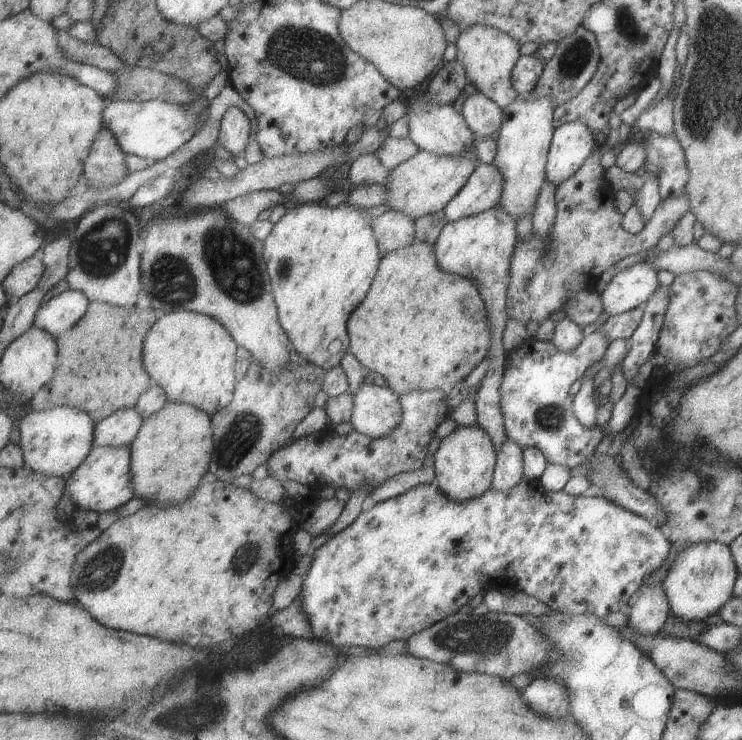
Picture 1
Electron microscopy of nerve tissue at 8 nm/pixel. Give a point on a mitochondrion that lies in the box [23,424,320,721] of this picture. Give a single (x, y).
(103, 570)

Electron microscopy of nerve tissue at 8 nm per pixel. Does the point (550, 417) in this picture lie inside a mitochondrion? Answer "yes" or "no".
yes

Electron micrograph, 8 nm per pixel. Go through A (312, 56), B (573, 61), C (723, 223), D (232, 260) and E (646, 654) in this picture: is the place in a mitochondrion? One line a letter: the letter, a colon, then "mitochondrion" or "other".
A: mitochondrion
B: mitochondrion
C: other
D: mitochondrion
E: other

